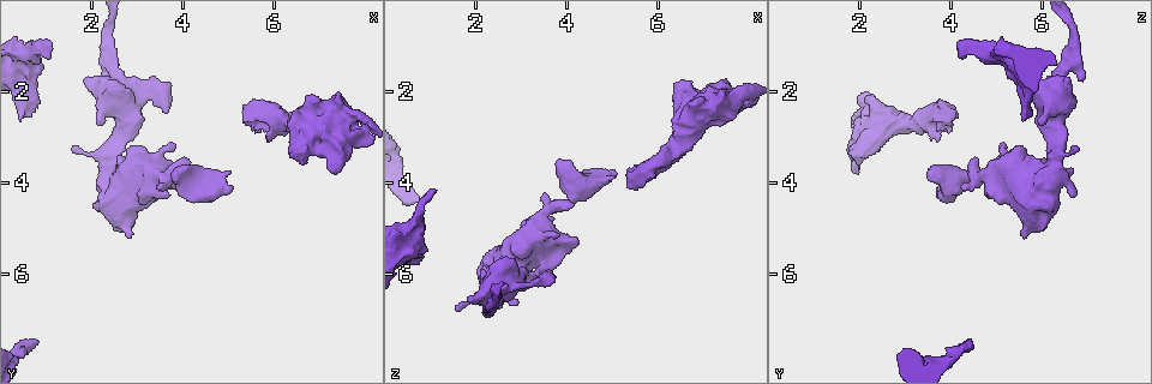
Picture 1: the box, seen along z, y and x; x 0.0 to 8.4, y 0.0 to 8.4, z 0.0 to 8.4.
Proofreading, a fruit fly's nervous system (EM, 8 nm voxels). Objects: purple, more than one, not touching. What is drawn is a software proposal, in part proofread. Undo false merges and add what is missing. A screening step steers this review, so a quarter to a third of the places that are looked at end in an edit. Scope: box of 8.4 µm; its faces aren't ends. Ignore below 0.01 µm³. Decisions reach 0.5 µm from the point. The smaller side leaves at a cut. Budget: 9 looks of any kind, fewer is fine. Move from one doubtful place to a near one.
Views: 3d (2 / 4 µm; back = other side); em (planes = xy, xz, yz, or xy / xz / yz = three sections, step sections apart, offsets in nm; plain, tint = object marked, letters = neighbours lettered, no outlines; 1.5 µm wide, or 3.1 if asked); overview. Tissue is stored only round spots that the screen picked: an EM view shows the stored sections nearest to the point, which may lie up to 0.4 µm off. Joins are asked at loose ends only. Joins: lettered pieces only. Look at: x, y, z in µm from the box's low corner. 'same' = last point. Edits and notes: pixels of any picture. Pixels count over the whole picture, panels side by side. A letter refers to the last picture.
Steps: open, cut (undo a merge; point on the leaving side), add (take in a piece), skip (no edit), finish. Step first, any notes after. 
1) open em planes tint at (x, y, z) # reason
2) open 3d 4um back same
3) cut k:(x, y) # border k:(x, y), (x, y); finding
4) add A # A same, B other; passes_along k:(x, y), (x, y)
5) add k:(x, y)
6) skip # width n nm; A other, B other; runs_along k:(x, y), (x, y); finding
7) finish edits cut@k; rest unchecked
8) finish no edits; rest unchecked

open em xz step 8 tint at (1.10, 1.10, 4.20) # free end

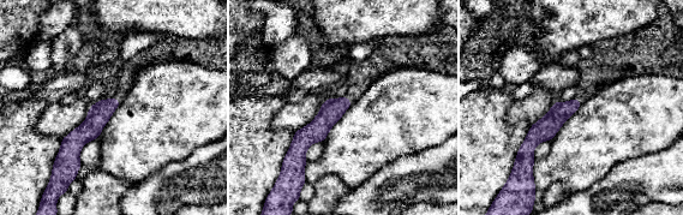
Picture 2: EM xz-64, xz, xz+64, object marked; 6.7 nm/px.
open em yz step 4 letters same

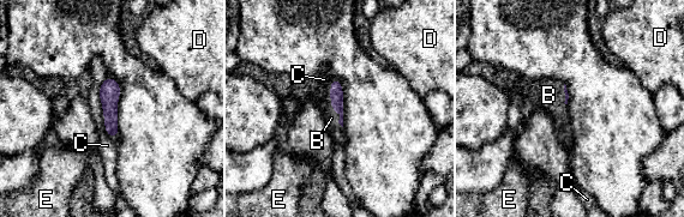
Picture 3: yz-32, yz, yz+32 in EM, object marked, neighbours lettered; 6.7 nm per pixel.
add B # B same, C other, D other, E other; passes_along 3:(336, 94), (331, 104), (331, 118); the neuron continues

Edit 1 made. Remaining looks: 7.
open 3d 4um at (5.05, 4.10, 3.85) # thick end

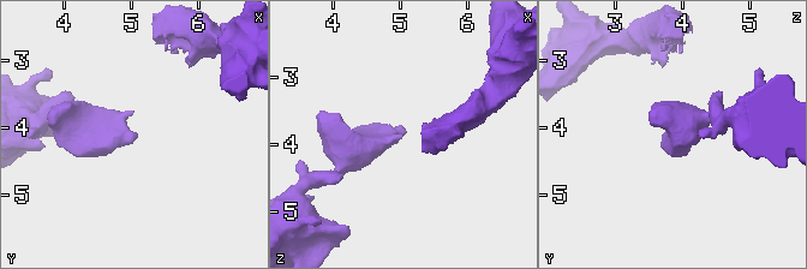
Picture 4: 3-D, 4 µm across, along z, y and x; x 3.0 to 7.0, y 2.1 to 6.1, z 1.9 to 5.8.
open em xz step 4 letters at (5.15, 4.10, 3.85) # now the EM

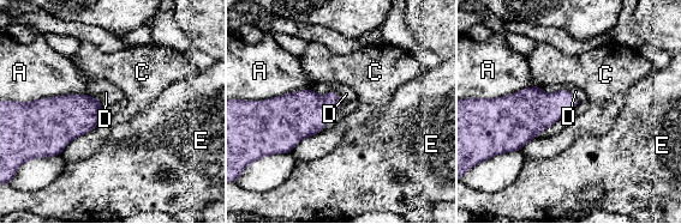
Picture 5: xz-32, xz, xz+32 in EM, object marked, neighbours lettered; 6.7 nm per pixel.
open em yz step 4 letters same

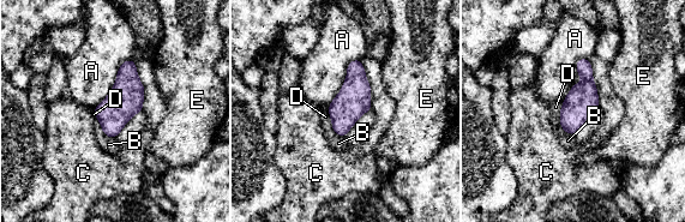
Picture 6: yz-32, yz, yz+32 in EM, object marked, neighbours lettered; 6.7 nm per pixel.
skip # A other, B other, C other, D other, E other; border 6:(563, 101), (560, 127); none of them fits

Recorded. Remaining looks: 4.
open 3d 4um at (3.75, 3.25, 5.15) # free end

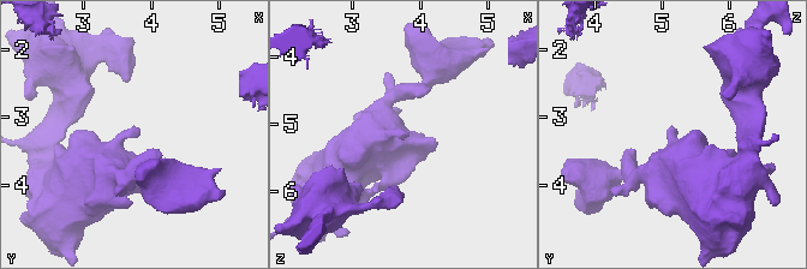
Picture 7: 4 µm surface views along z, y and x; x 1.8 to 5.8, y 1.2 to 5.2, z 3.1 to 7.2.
open em xz step 4 letters at (3.80, 3.30, 5.15)

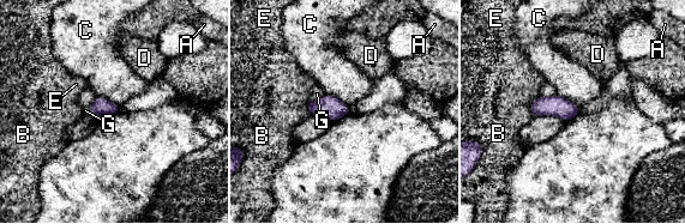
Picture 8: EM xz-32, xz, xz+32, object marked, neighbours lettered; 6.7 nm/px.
skip # A other, B other, C other, D other, E other, G other; border 8:(325, 94), (338, 98), (348, 107); none of them fits

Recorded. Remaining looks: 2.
open em yz step 8 tint at (0.80, 7.50, 4.35) # branch stops here

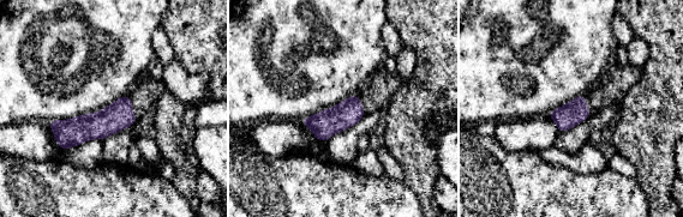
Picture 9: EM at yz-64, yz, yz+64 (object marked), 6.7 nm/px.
open em planes letters same

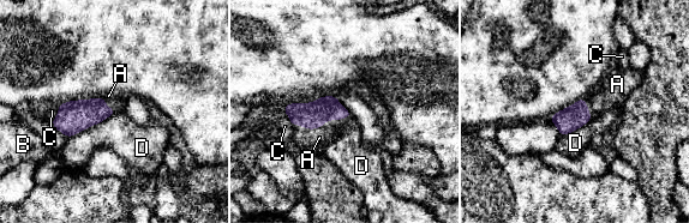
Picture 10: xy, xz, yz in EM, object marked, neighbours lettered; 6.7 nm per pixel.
add A # A same, B other, C other, D other; passes_along 10:(312, 115), (317, 127), (319, 137); it goes on there

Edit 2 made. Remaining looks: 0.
finish edits add@3, add@10; rest unchecked

